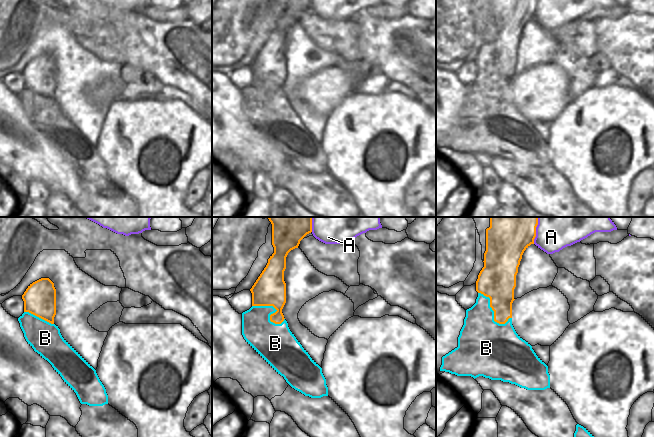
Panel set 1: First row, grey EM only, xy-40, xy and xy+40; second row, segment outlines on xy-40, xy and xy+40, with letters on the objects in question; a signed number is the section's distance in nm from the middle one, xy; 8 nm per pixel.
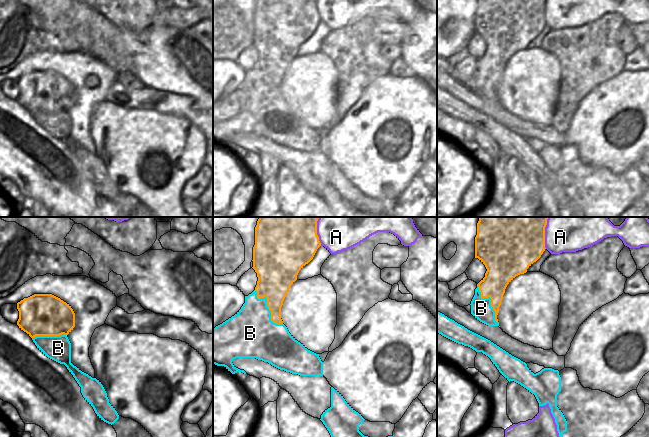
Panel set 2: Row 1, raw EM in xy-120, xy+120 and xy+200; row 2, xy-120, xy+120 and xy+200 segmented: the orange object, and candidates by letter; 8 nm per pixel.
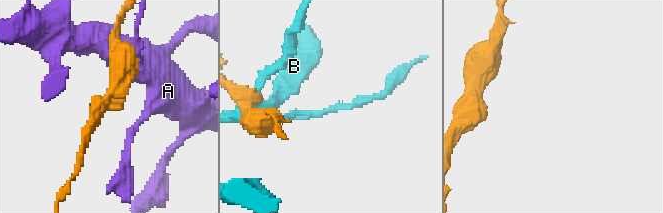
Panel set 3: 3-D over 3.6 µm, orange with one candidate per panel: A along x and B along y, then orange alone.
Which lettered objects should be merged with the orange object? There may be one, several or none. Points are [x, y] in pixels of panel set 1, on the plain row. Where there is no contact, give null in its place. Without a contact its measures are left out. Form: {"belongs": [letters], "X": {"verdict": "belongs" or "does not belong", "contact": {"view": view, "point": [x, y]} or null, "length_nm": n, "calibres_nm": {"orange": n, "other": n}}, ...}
{"belongs": [], "A": {"verdict": "does not belong", "contact": {"view": "xy+40", "point": [535, 10]}, "length_nm": 170, "calibres_nm": {"orange": 320, "other": 240}}, "B": {"verdict": "does not belong", "contact": {"view": "xy", "point": [276, 87]}, "length_nm": 300, "calibres_nm": {"orange": 260, "other": 300}}}

